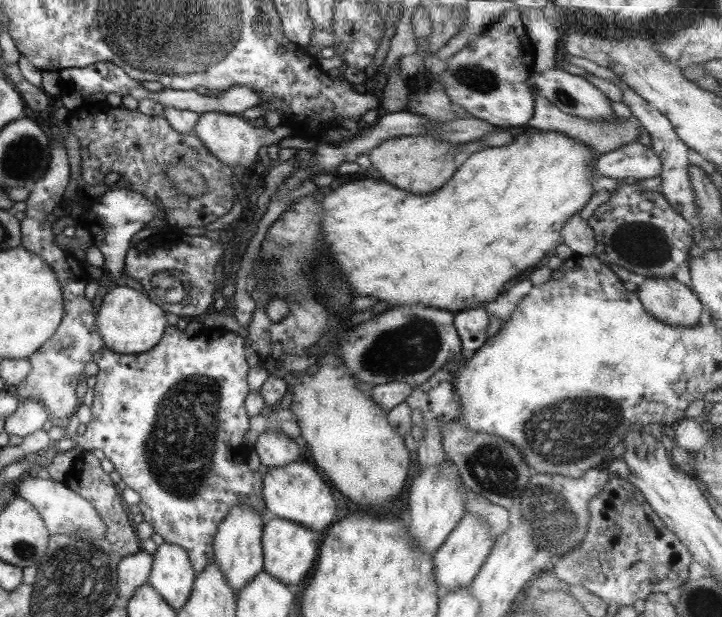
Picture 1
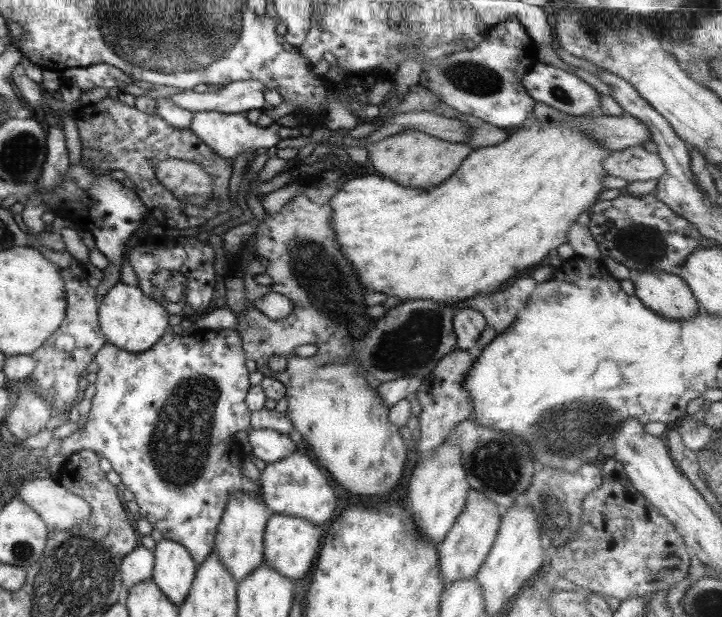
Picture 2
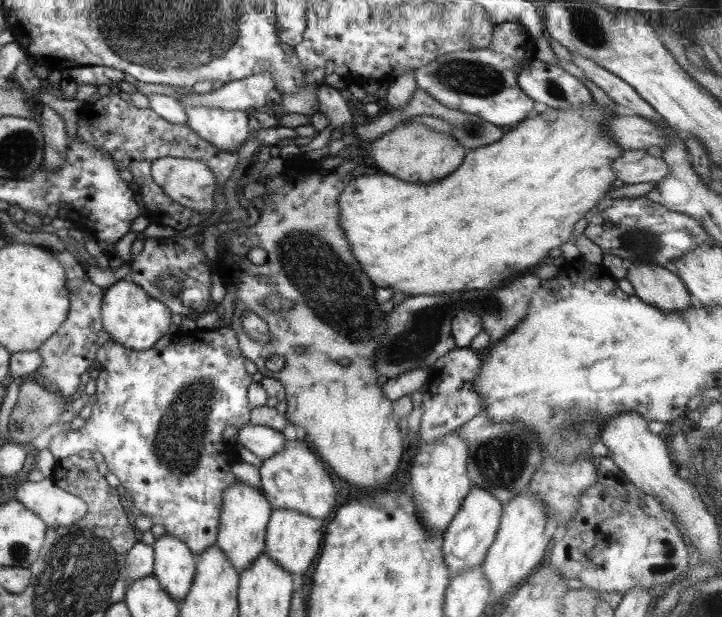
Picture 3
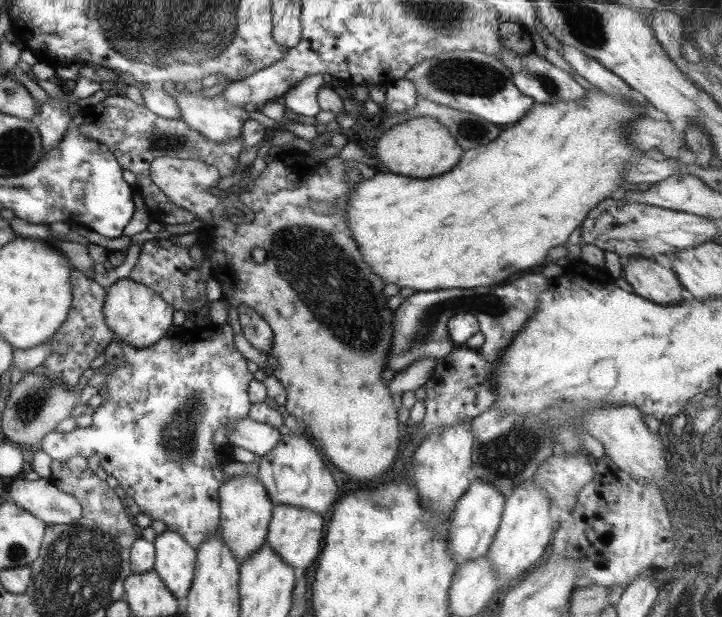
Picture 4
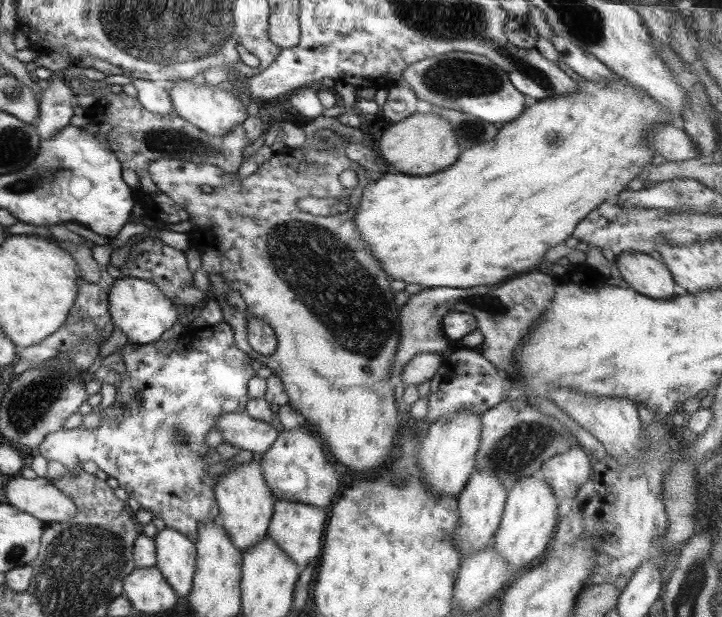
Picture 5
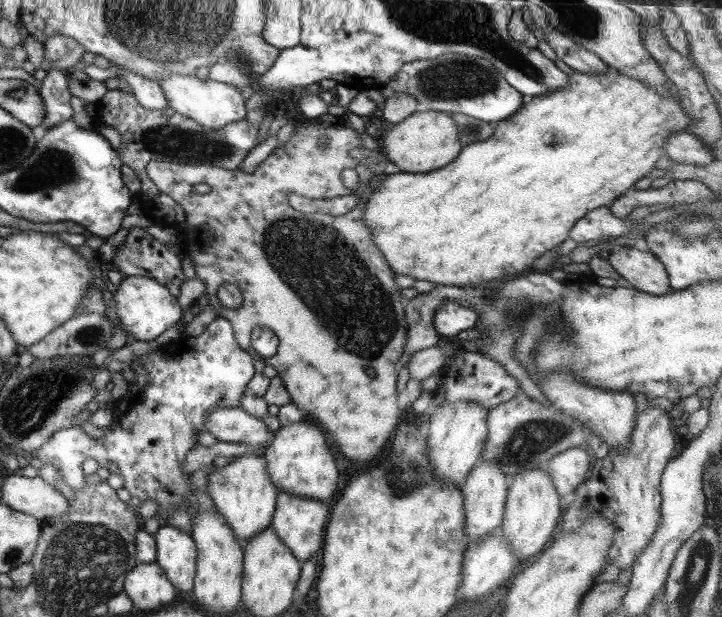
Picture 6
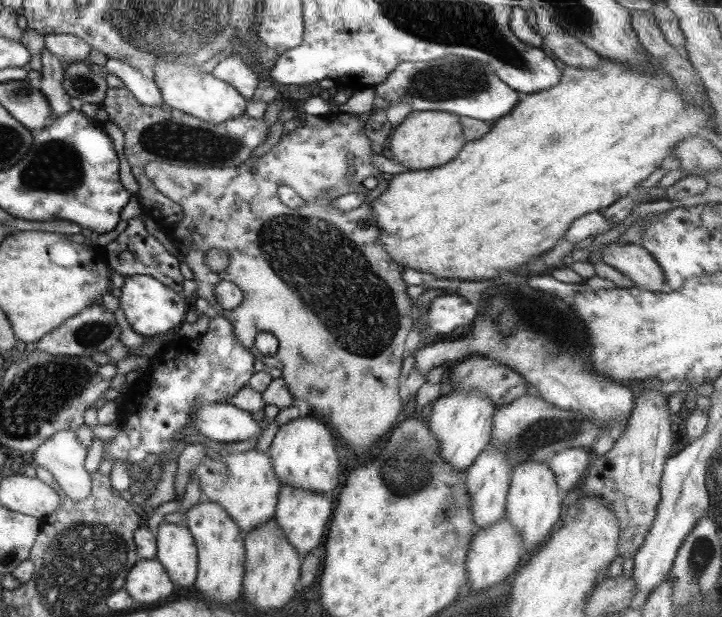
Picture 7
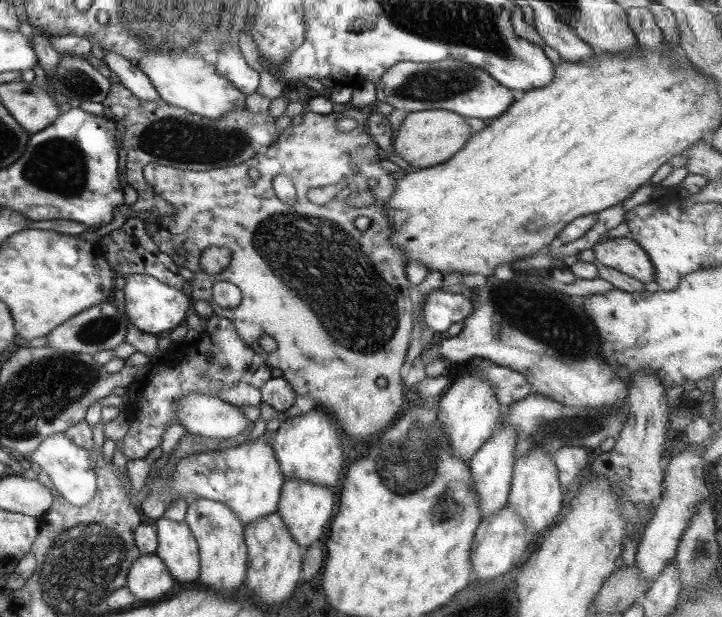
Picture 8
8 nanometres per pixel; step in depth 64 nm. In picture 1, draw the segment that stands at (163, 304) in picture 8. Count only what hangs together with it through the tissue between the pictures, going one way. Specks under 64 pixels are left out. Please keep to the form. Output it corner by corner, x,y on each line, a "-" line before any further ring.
128,285
111,288
105,295
97,313
97,327
105,346
120,354
140,354
148,352
157,342
169,324
166,322
166,313
146,296

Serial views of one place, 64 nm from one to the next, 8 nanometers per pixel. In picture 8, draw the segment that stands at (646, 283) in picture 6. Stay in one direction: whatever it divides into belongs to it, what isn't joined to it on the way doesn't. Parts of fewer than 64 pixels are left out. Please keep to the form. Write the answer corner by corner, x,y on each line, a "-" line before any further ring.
629,236
602,239
593,246
597,264
616,269
643,282
655,281
655,270
648,253

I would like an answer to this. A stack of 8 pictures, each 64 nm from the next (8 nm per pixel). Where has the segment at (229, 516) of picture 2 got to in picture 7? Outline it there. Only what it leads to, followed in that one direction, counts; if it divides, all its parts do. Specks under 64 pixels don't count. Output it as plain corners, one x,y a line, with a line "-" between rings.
257,449
246,452
232,452
222,458
202,460
190,473
190,480
196,480
203,497
210,502
219,504
233,518
233,521
246,534
255,526
263,525
274,518
281,482
272,468
272,460
266,452

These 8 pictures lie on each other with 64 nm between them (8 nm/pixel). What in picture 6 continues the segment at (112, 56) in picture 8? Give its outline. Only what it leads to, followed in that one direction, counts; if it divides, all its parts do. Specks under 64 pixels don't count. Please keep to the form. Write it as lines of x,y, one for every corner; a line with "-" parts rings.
111,63
109,68
104,69
94,64
81,65
84,72
88,74
89,78
96,80
96,82
105,82
116,76
120,76
125,82
130,85
132,95
136,100
150,110
162,110
167,106
166,95
160,86
160,82
138,76
139,74
133,73
131,70
123,66

